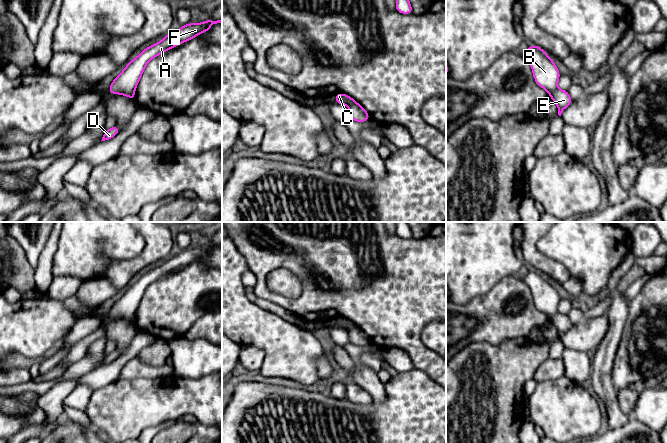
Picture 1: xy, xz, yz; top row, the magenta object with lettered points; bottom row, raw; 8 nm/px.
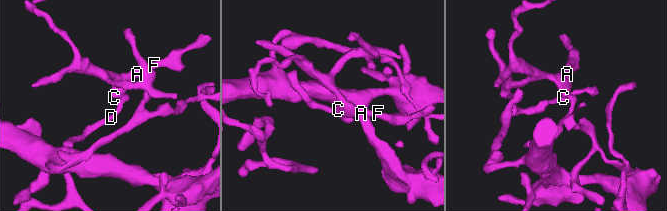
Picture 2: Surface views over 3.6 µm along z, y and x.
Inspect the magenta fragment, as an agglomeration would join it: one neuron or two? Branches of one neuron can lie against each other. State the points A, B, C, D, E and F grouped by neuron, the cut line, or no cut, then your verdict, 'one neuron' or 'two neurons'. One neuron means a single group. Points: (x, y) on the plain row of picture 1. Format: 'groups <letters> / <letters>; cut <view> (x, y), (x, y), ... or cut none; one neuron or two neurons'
groups A B C F / D E; cut xz (356, 326), (348, 330); two neurons

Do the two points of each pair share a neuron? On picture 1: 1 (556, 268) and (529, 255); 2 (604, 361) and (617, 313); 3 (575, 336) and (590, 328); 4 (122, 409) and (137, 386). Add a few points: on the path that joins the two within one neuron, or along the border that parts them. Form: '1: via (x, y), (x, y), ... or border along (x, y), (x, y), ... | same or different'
1: via (549, 266), (536, 259) | same
2: via (607, 349), (614, 334), (615, 325) | same
3: via (579, 336), (586, 332) | same
4: via (128, 403), (137, 392) | same

